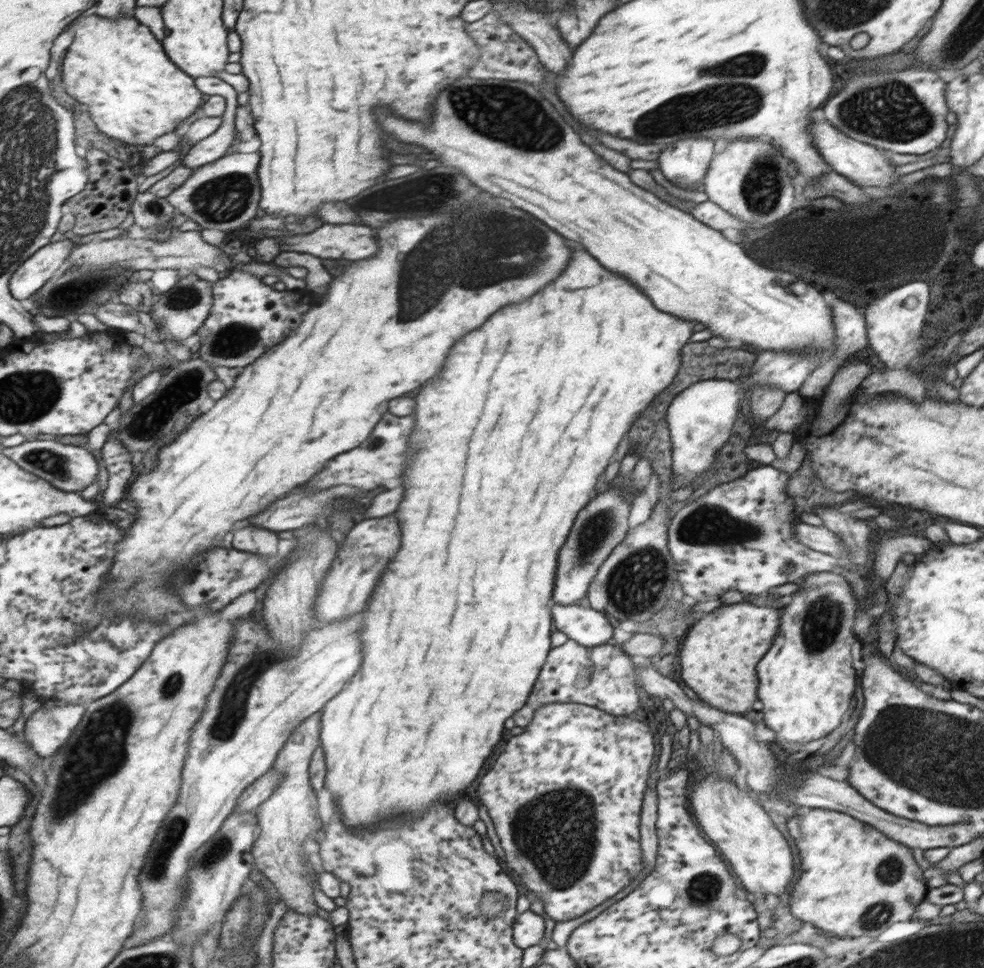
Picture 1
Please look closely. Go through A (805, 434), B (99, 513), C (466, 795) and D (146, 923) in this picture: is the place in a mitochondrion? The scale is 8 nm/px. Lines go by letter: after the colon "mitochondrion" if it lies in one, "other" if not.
A: other
B: other
C: other
D: other

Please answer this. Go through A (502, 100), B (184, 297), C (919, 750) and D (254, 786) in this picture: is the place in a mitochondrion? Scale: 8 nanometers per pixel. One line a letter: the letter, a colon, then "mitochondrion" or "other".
A: mitochondrion
B: mitochondrion
C: mitochondrion
D: other

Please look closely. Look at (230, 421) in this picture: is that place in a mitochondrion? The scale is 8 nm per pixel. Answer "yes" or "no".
no

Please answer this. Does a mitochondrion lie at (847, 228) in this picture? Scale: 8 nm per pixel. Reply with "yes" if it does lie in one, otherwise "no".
no

